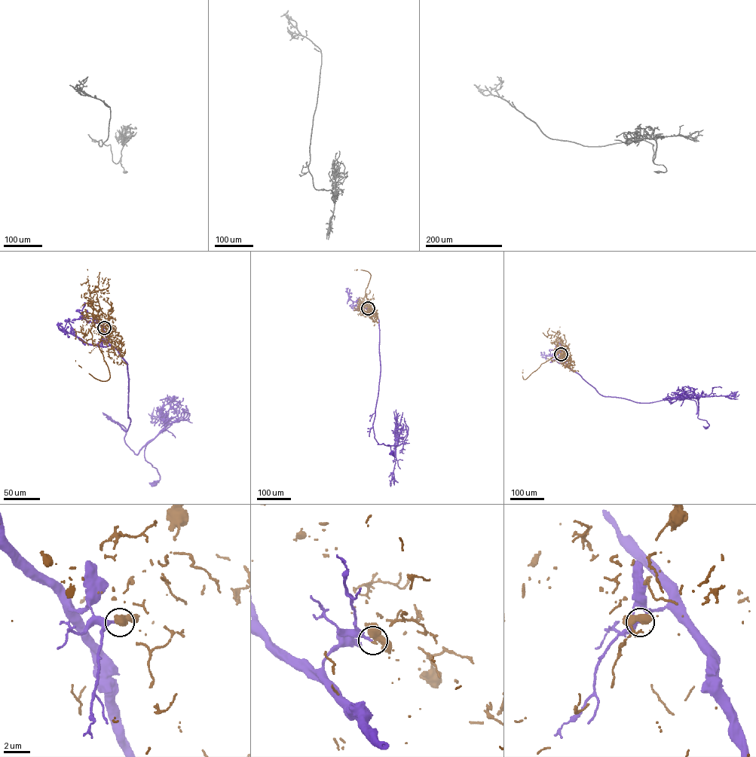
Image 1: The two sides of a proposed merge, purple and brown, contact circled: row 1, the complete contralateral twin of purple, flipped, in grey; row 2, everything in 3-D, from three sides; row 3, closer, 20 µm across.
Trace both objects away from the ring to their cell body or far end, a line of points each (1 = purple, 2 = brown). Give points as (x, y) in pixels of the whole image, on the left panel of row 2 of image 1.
1: (104, 328), (127, 362), (130, 423), (114, 421), (136, 454), (151, 440), (154, 483)
2: (104, 328), (103, 324), (98, 345), (108, 366), (109, 378), (104, 381), (95, 378), (75, 360)

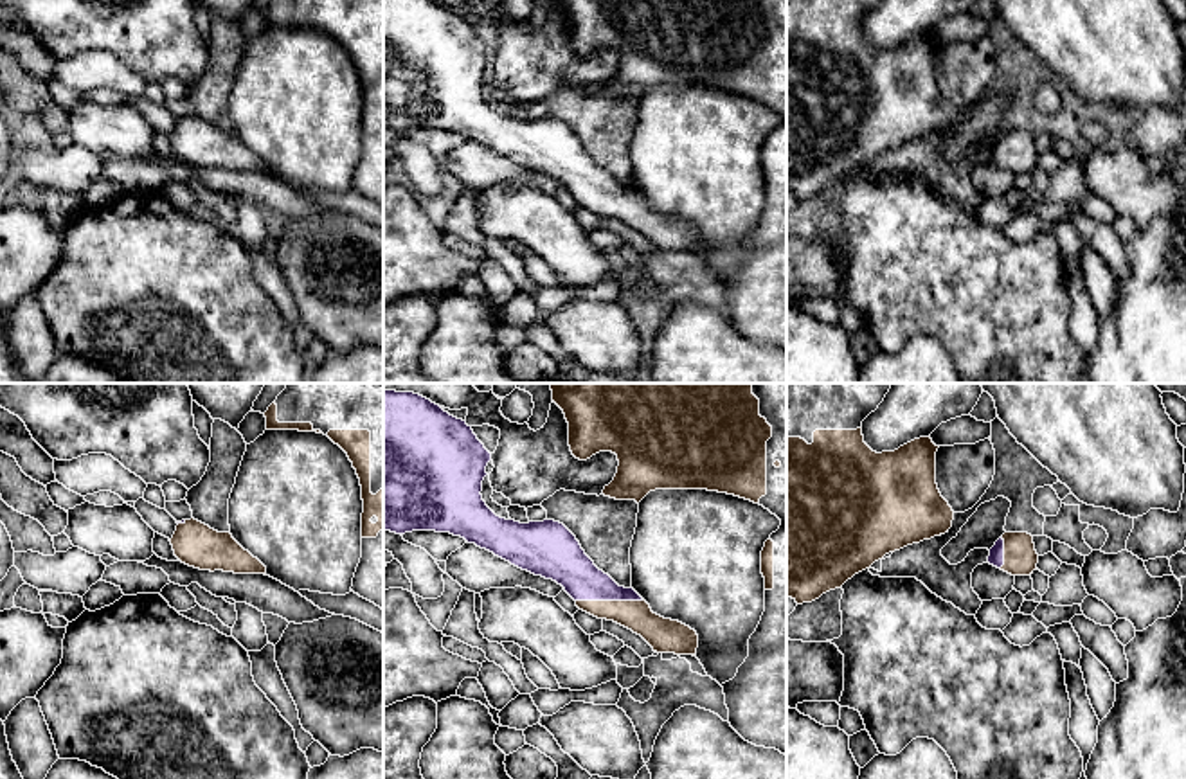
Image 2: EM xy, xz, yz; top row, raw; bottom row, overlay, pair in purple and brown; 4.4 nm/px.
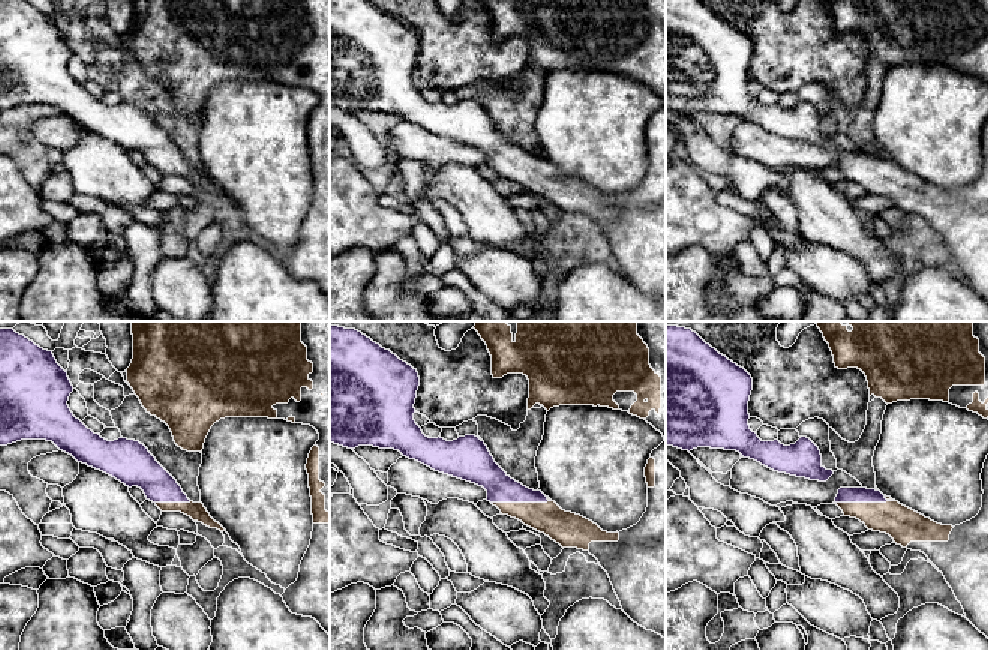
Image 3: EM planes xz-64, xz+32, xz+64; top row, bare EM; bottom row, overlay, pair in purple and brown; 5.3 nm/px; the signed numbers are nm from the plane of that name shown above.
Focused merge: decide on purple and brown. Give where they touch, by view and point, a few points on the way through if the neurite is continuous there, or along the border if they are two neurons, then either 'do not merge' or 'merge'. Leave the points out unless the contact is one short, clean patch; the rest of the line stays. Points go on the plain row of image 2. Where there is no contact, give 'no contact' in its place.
contact xz (609, 196); do not merge

